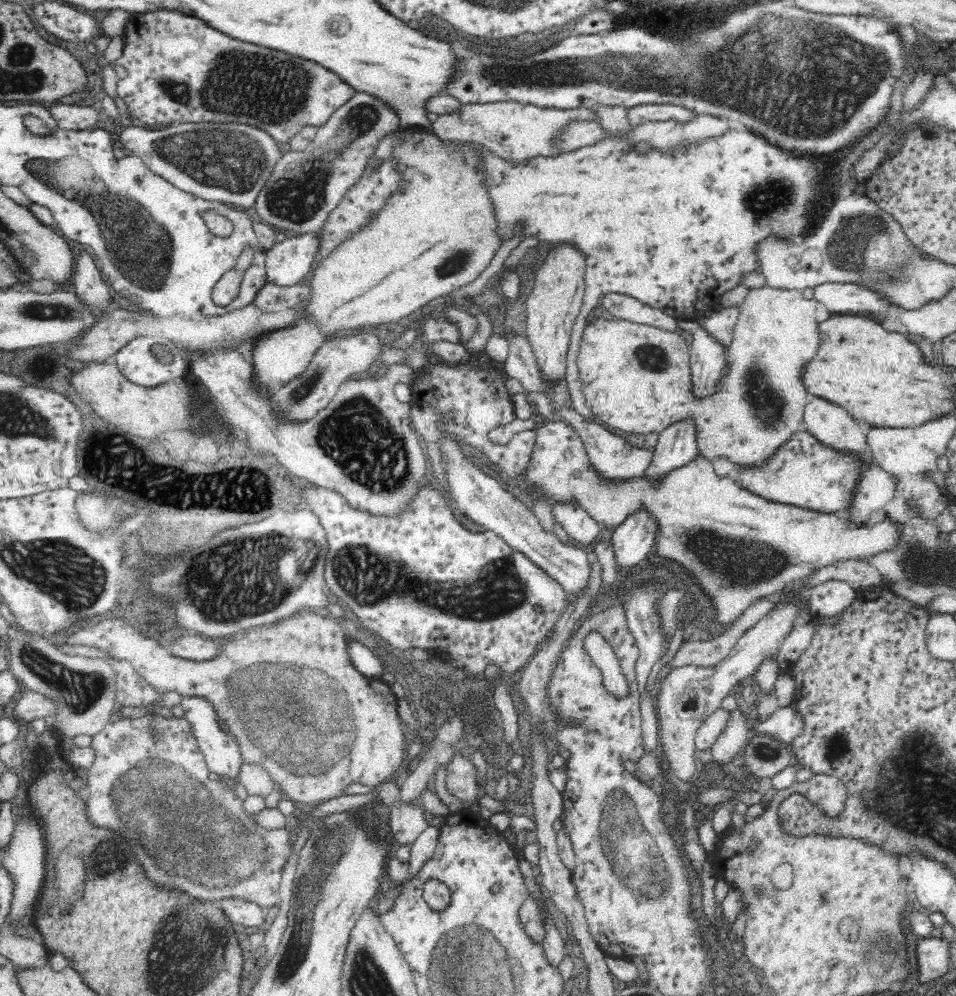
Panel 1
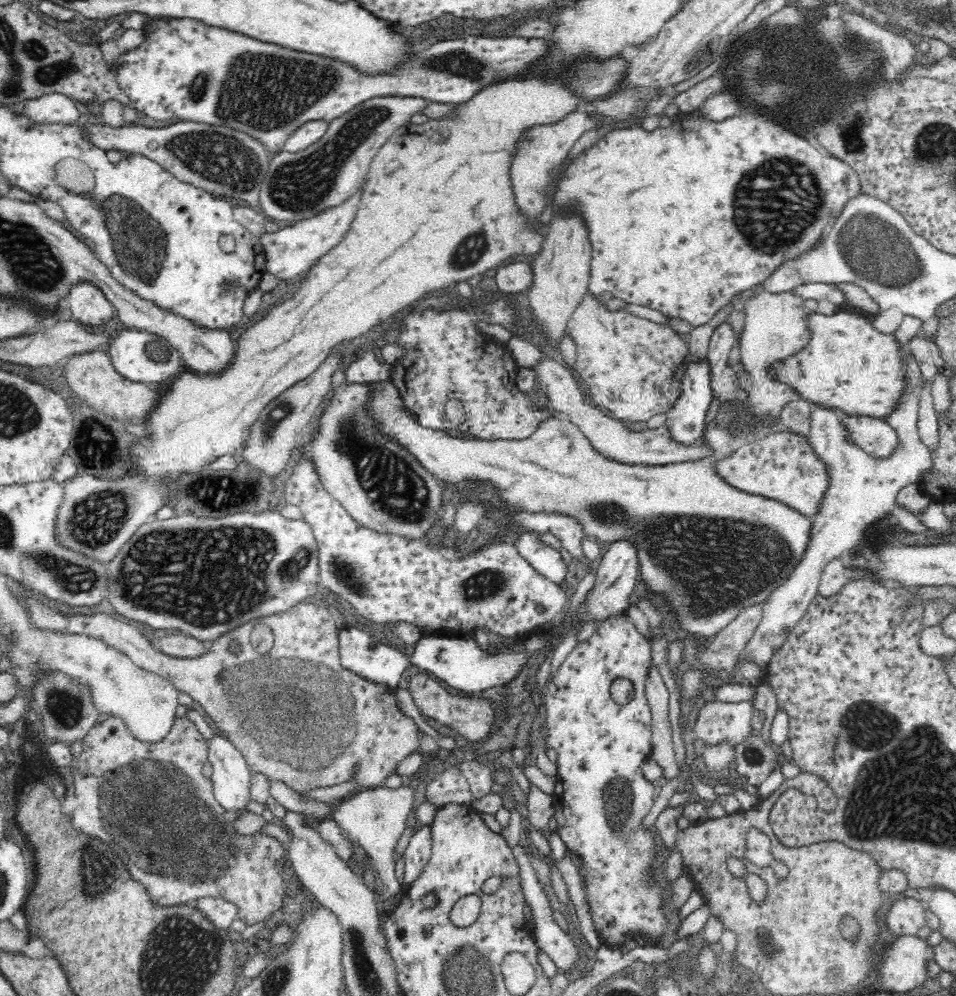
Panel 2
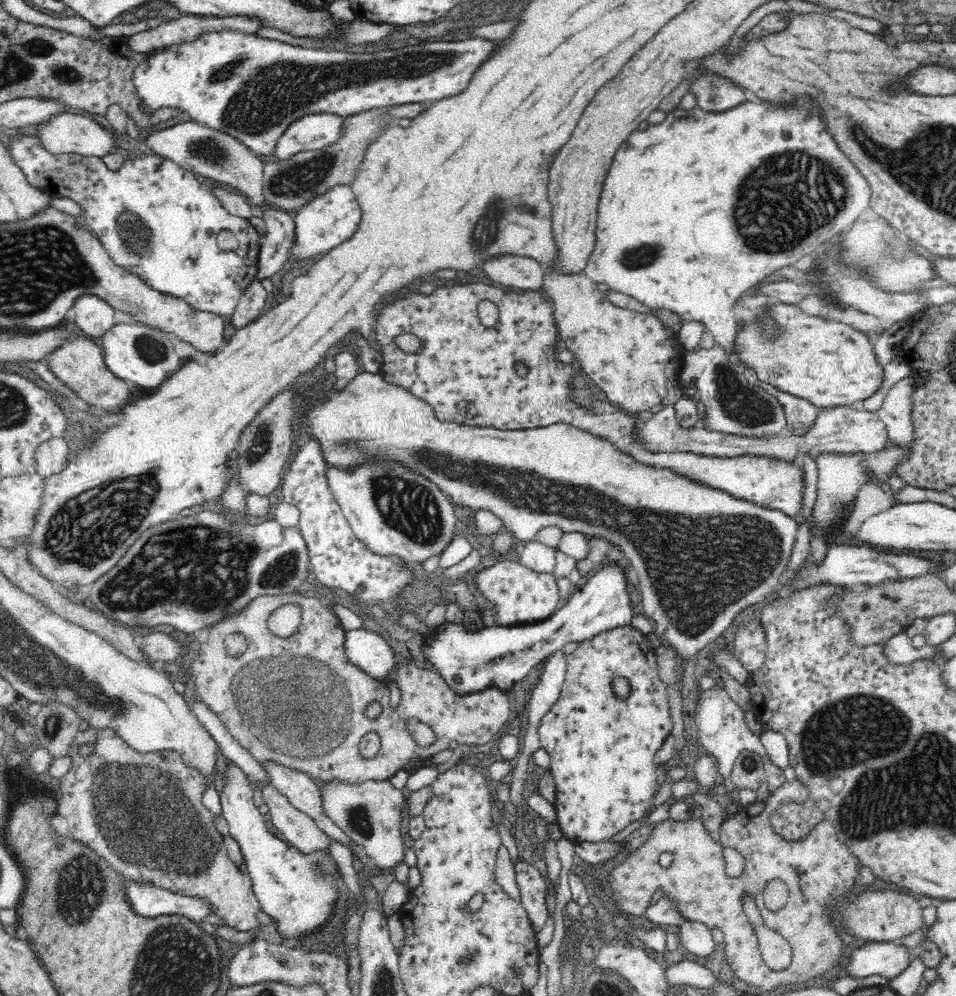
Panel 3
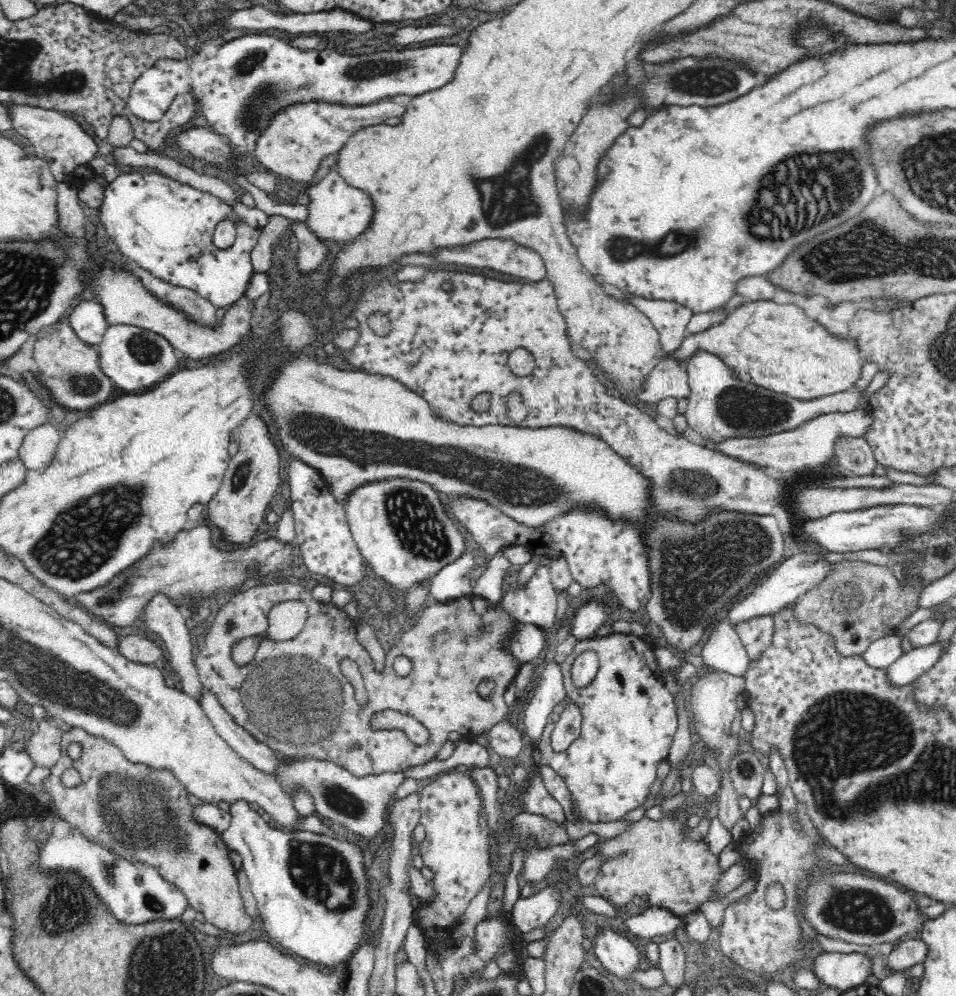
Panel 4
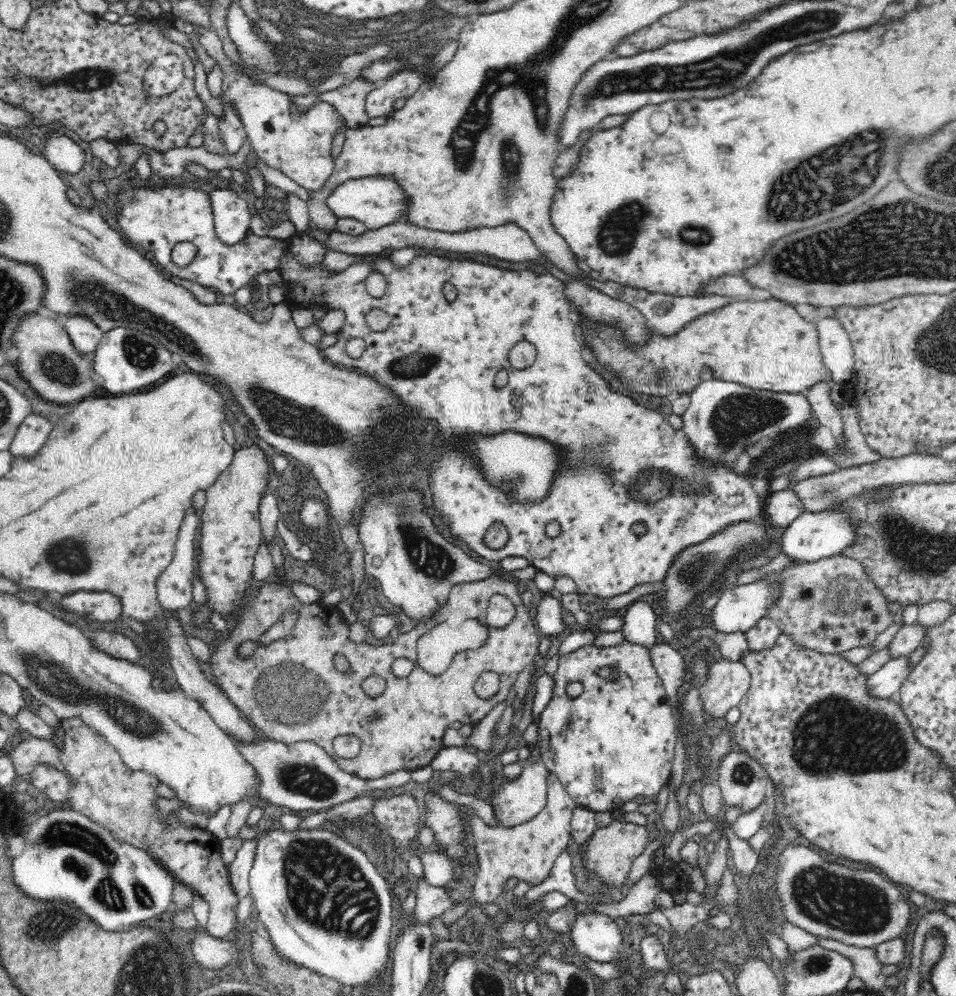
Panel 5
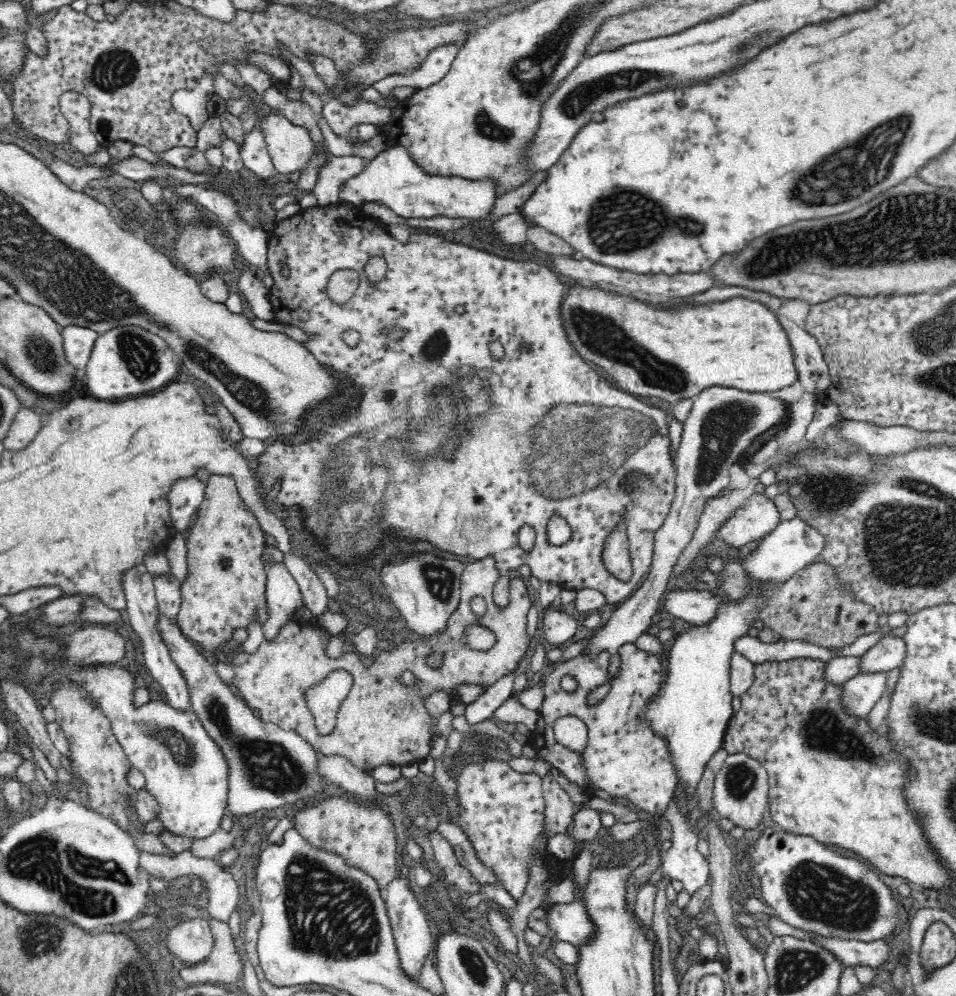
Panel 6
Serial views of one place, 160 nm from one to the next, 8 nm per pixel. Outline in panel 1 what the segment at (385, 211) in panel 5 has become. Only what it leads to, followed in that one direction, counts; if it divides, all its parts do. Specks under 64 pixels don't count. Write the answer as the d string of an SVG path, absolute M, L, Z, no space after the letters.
M316 233L286 234L265 253L266 282L282 287L308 282L309 275L317 263L316 252Z

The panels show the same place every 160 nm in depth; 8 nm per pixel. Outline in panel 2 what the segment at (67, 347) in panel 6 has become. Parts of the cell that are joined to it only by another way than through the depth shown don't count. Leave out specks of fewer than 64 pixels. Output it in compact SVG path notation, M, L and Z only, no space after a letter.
M92 281L77 282L70 288L67 297L73 320L80 324L100 326L113 317L114 305Z

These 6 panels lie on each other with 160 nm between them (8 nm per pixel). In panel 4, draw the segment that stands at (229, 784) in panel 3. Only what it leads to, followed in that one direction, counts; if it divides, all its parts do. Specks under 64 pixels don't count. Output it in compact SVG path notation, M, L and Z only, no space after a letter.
M236 800L236 802L230 803L230 824L229 827L224 830L220 835L227 844L227 847L231 851L235 851L240 855L242 859L242 866L247 874L248 882L250 883L250 888L254 898L257 902L257 910L262 917L262 922L264 926L264 932L270 934L270 940L275 943L281 949L294 954L298 958L304 961L312 963L320 963L328 968L336 966L337 964L349 962L349 958L352 957L354 952L359 950L359 942L363 939L364 931L364 920L370 912L370 906L372 906L372 901L368 896L368 879L366 878L366 863L364 862L364 853L358 847L358 845L348 842L346 840L338 840L332 837L332 834L320 834L313 833L310 831L298 831L297 833L290 833L289 831L284 831L280 829L272 828L264 821L264 817L260 816L258 812L250 808L250 802L248 800Z

